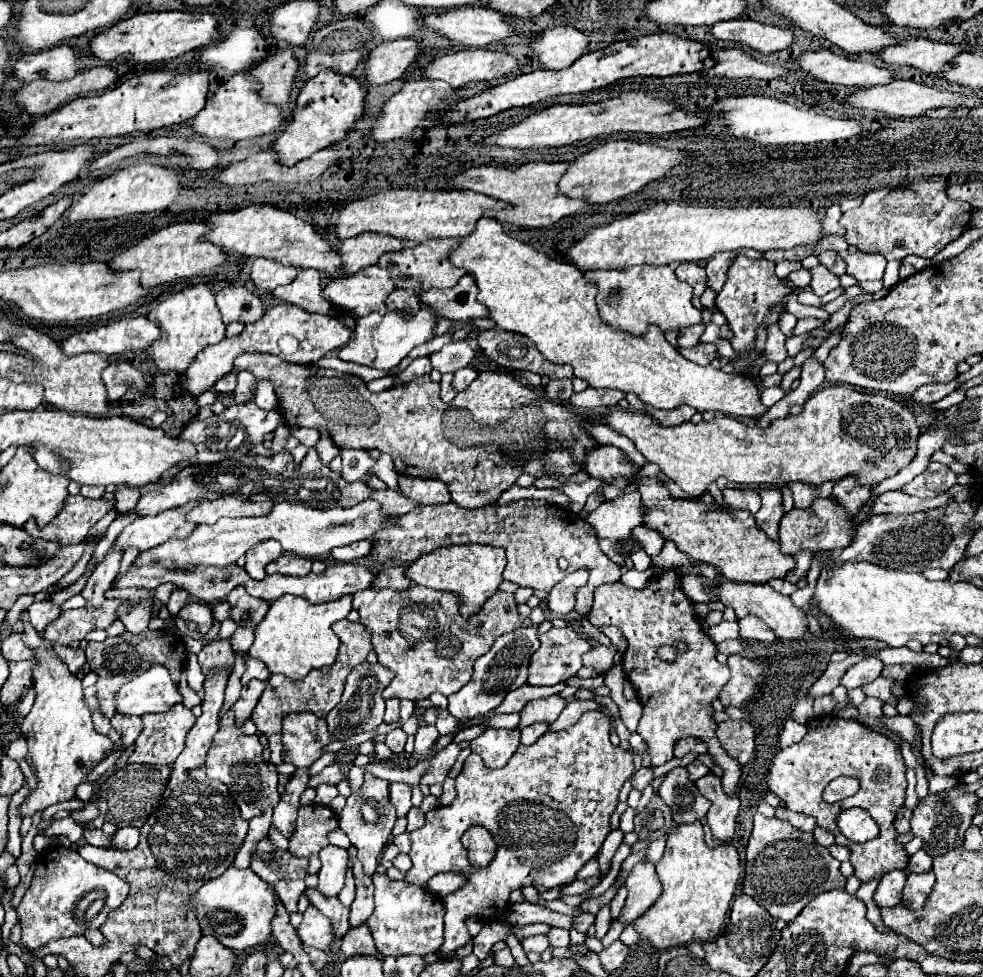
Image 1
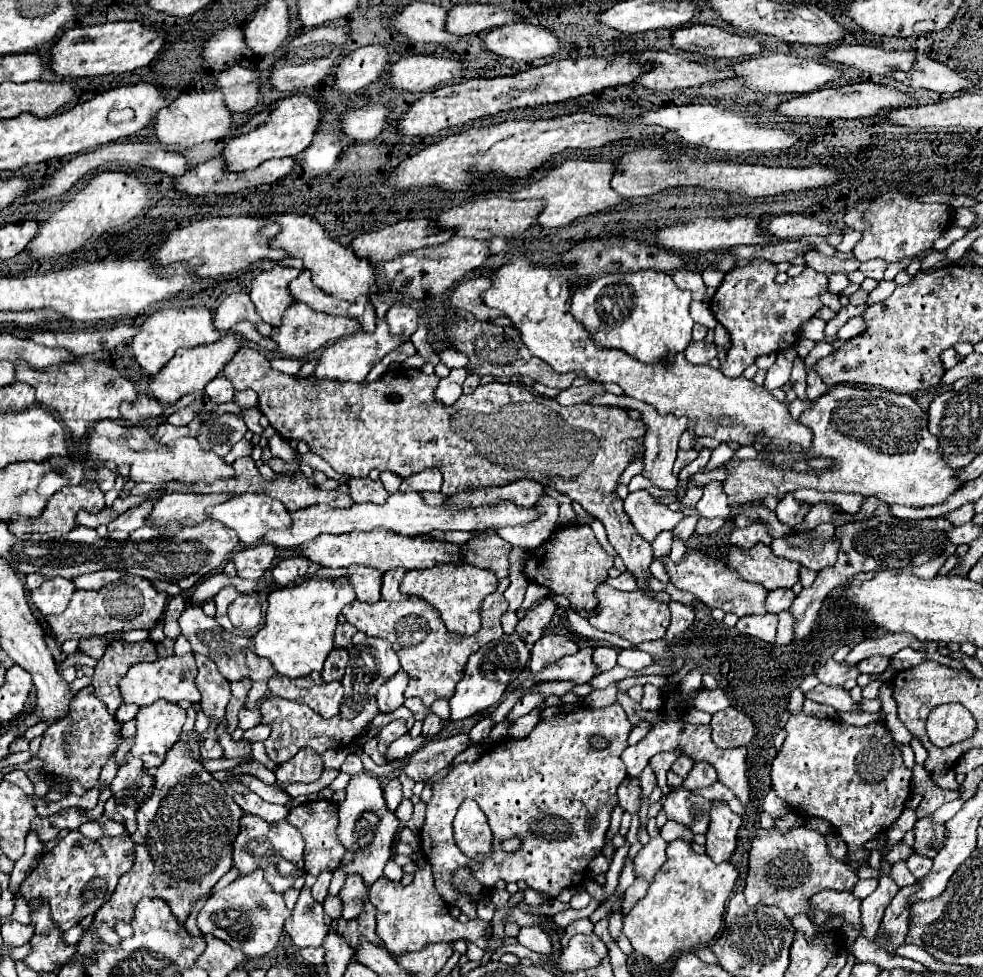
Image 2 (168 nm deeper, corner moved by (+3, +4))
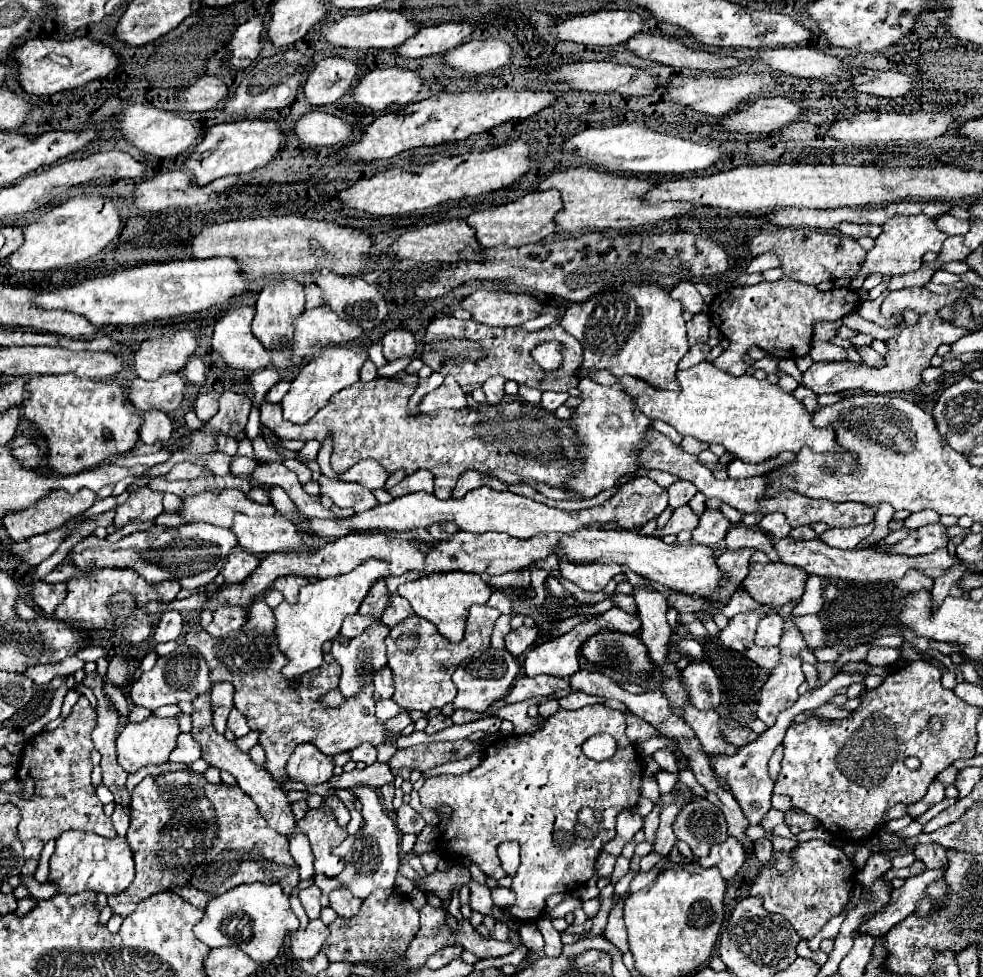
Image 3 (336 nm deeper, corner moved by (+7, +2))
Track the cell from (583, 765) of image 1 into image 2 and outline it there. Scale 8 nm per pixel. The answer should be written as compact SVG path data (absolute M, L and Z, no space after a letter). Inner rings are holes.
M613 704L603 710L591 710L581 706L579 710L565 714L561 712L553 720L539 720L533 732L525 738L505 738L491 750L487 750L475 762L457 764L441 782L433 784L433 796L427 804L425 824L421 828L421 850L431 864L435 888L445 898L445 902L457 902L465 892L453 886L453 876L457 868L471 866L471 876L477 878L485 888L493 888L497 880L519 882L521 876L533 876L533 888L555 898L563 888L577 886L585 880L585 870L589 862L601 854L605 844L605 832L609 828L611 810L617 804L617 788L627 778L621 752L627 748L627 736L631 724L627 720L621 704ZM593 736L601 736L609 742L607 748L593 748L589 742ZM463 800L475 800L489 820L493 830L493 854L489 858L479 856L477 864L471 862L451 838L451 822L463 804ZM509 838L519 838L521 846L517 852L505 852L501 844Z

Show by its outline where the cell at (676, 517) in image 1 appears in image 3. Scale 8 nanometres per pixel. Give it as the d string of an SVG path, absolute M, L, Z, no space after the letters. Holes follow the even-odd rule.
M751 564L749 566L749 576L745 578L743 588L751 594L751 598L759 604L767 604L773 608L781 608L787 602L799 602L803 596L803 588L807 582L807 572L797 568L797 566L789 566L789 564Z

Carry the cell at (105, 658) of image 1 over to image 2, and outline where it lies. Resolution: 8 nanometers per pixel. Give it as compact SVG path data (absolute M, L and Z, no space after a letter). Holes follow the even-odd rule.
M113 640L103 658L97 660L95 674L93 674L93 688L99 700L105 702L109 714L115 714L121 706L121 680L127 674L129 666L137 662L155 662L159 660L157 644L153 640L143 642L127 642L127 640Z

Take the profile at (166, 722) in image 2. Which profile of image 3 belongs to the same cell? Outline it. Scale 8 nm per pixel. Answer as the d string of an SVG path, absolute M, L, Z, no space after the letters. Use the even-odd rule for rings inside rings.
M149 716L141 724L127 724L117 738L117 762L127 772L167 762L179 736L177 718Z

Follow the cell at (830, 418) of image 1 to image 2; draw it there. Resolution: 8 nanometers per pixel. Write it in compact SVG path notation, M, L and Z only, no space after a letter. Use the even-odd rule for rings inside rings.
M839 384L819 396L813 402L813 408L805 410L799 420L813 430L813 442L809 448L803 448L799 444L769 444L769 450L765 448L763 452L759 452L755 460L731 458L723 464L727 470L727 478L723 480L721 488L729 498L729 506L759 502L767 494L783 498L787 492L799 488L813 488L821 492L855 492L863 496L877 496L887 504L933 506L945 502L945 498L961 486L961 482L955 478L957 470L949 468L943 462L939 442L927 430L927 414L907 394L895 394L881 388L855 388Z

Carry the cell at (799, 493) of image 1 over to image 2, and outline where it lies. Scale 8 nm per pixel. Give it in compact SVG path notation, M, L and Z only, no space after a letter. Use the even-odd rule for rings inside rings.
M785 494L785 498L781 498L775 514L777 518L787 524L787 526L797 526L803 522L805 514L809 512L811 504L803 504L801 500L797 500L793 494Z

